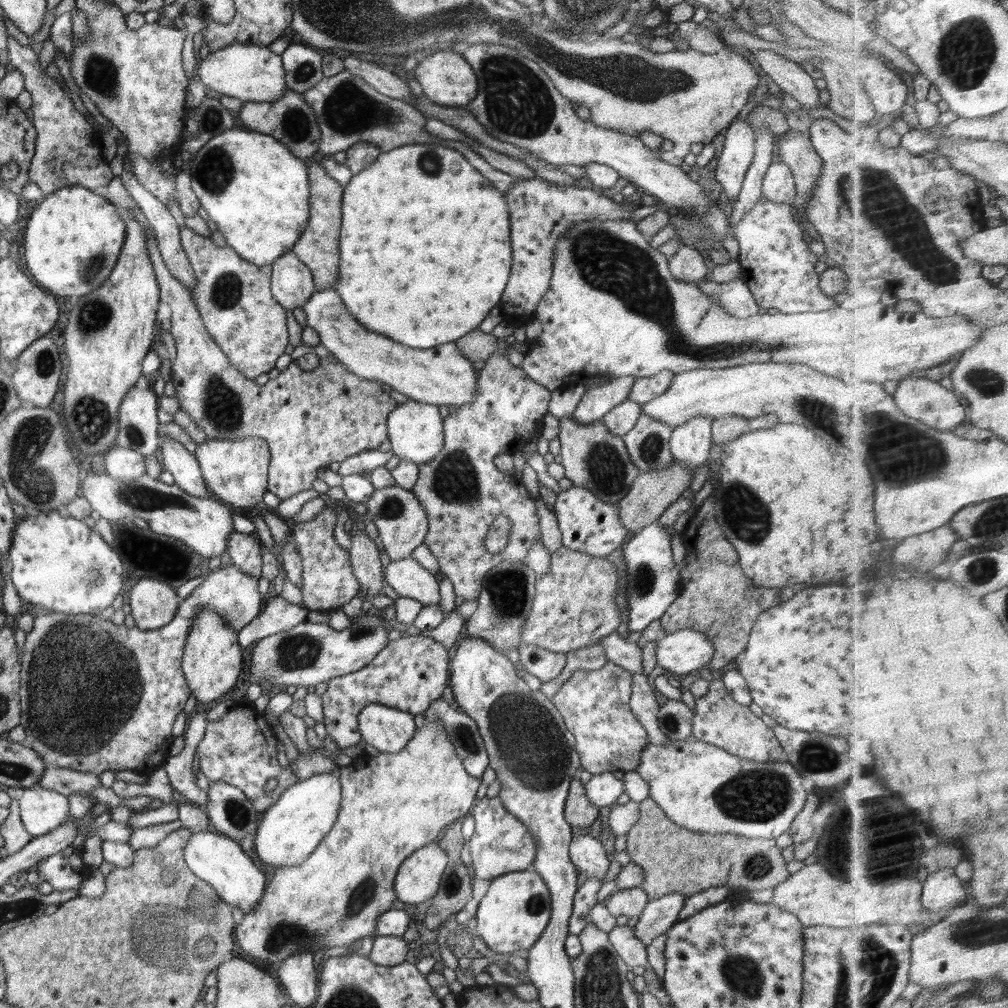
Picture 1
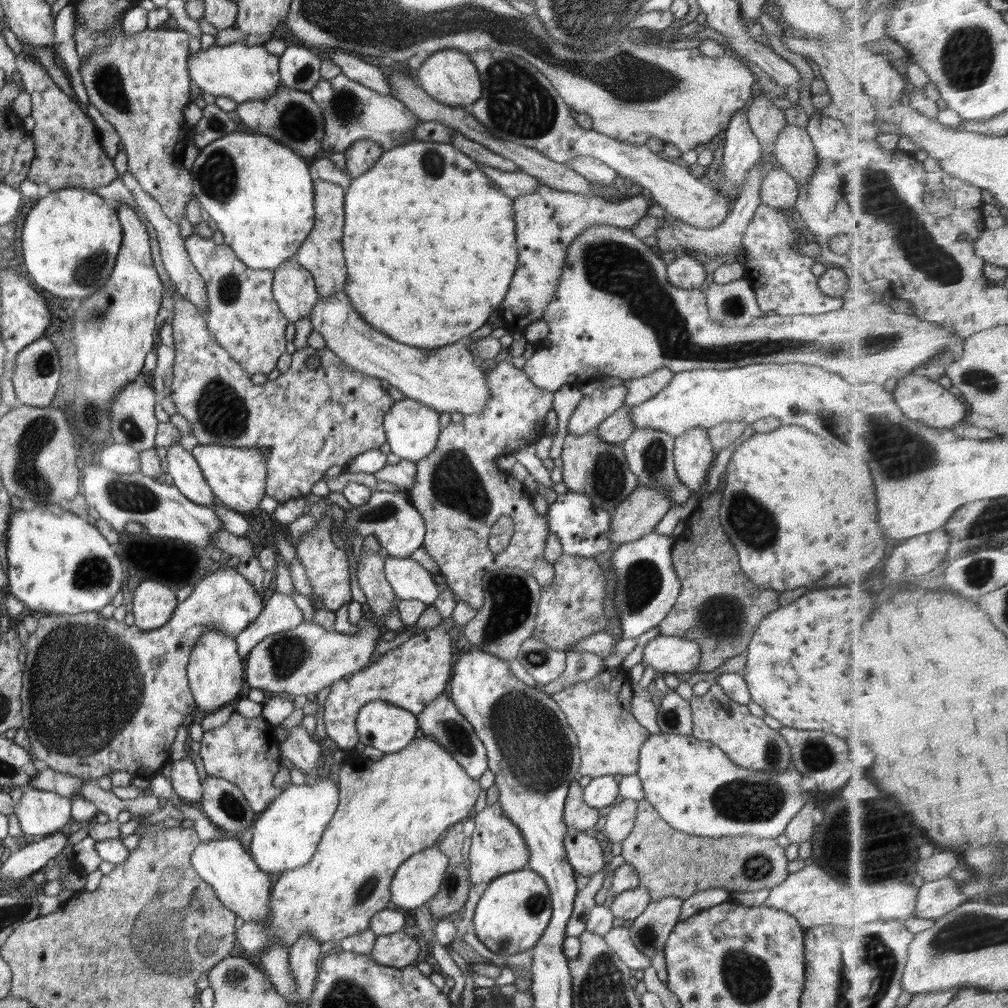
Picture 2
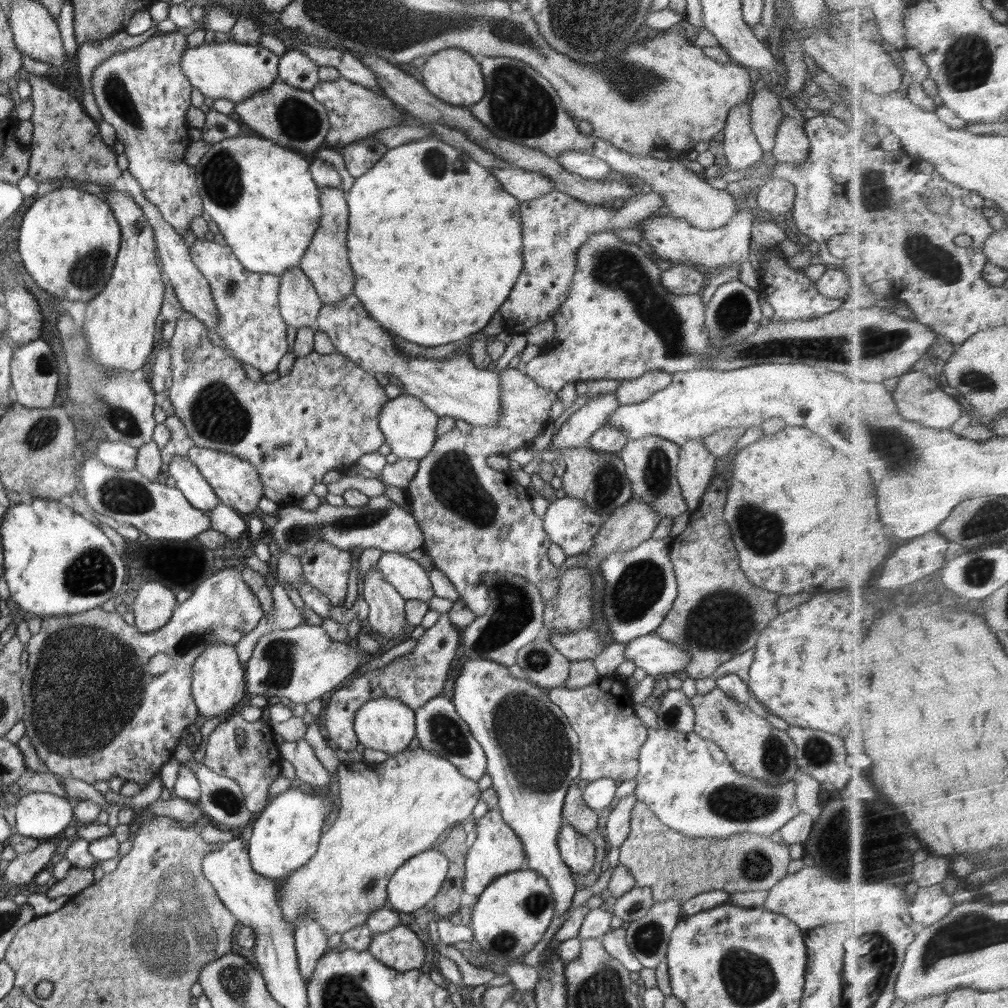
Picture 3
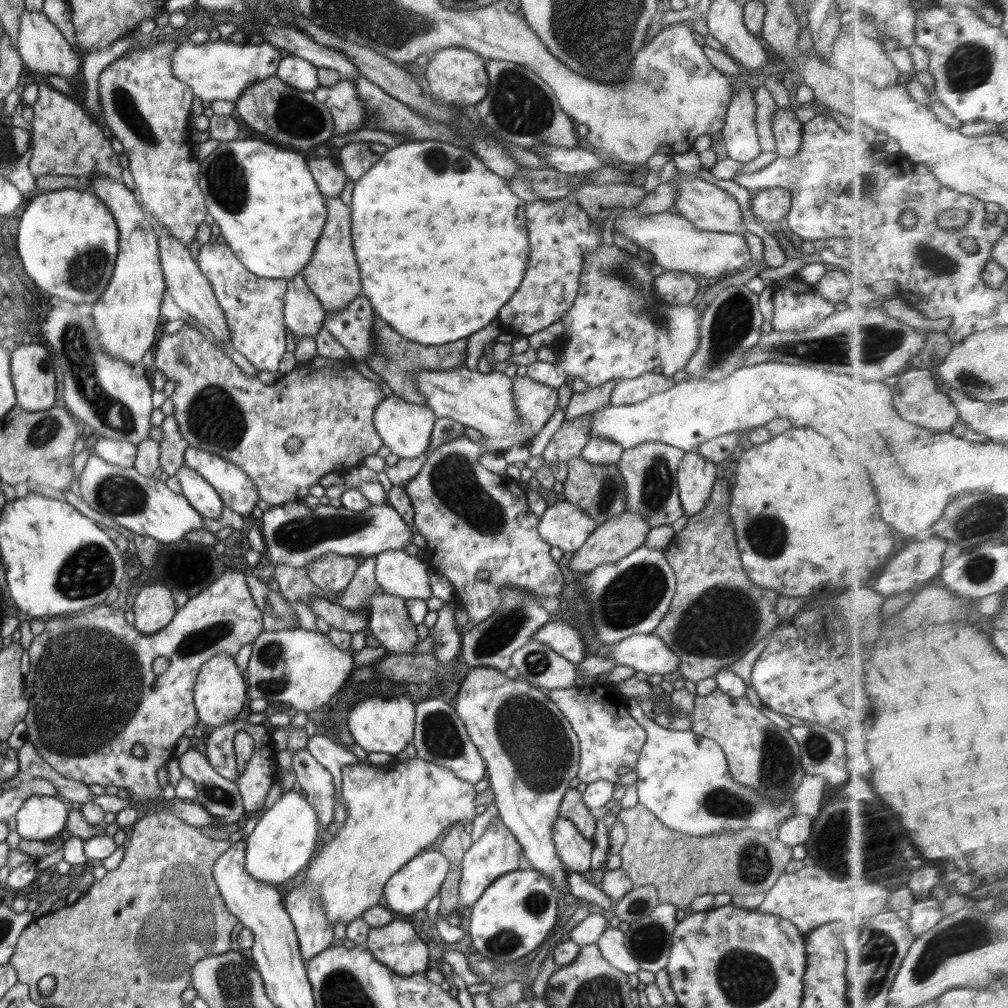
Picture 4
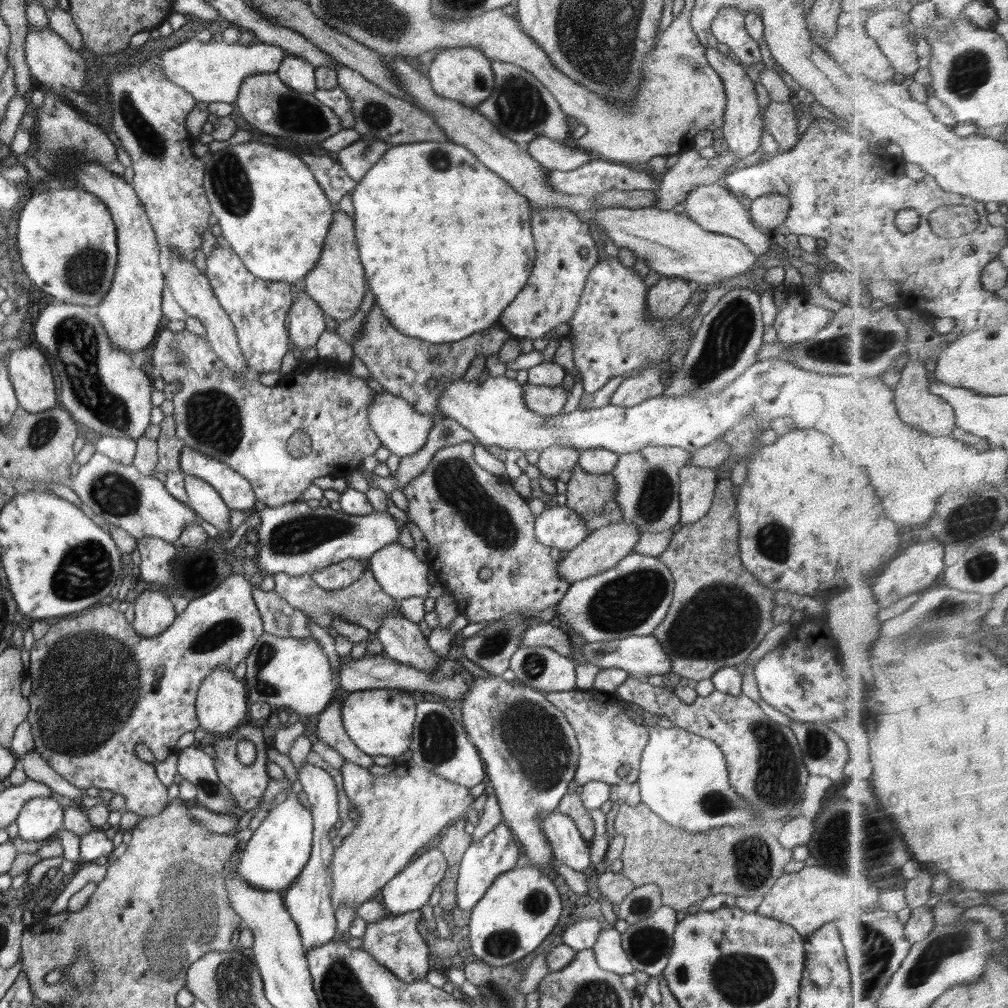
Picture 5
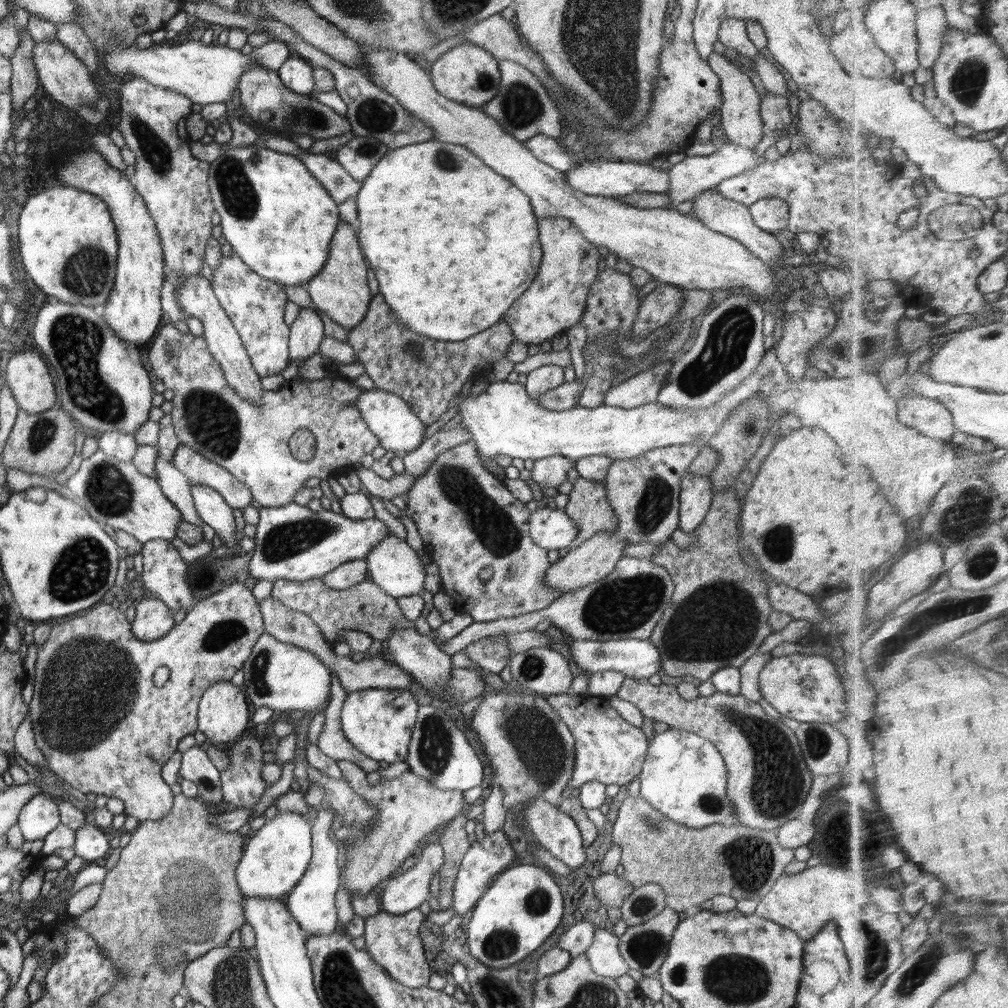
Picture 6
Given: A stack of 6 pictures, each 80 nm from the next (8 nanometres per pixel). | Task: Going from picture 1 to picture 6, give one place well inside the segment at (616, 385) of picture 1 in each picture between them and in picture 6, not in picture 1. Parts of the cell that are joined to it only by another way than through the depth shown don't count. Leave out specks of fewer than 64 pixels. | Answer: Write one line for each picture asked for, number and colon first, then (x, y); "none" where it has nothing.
2: (593, 409)
3: (580, 426)
4: (568, 441)
5: (553, 461)
6: (551, 471)

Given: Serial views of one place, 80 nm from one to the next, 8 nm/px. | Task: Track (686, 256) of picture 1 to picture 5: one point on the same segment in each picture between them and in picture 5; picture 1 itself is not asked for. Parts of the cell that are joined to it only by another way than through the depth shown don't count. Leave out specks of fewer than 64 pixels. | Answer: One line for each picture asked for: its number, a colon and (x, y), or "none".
2: (686, 272)
3: (679, 278)
4: (673, 287)
5: (666, 298)

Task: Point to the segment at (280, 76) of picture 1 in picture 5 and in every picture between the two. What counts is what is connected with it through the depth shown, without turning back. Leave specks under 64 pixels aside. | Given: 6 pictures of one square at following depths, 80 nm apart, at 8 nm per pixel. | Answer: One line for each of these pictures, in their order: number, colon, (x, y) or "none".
2: (241, 73)
3: (232, 71)
4: (215, 71)
5: (211, 72)

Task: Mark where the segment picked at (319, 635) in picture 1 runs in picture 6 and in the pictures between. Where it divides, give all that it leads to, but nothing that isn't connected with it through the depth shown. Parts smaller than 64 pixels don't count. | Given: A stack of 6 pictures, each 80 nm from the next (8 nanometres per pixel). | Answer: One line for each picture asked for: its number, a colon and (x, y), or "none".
2: (308, 658)
3: (301, 664)
4: (304, 669)
5: (282, 671)
6: (281, 676)

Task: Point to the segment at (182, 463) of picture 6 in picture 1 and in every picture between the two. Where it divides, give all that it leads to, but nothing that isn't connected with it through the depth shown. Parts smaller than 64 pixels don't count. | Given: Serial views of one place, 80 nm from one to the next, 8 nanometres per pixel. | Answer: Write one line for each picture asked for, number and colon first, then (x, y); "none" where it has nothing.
1: (235, 471)
2: (237, 477)
3: (235, 481)
4: (237, 490)
5: (235, 490)

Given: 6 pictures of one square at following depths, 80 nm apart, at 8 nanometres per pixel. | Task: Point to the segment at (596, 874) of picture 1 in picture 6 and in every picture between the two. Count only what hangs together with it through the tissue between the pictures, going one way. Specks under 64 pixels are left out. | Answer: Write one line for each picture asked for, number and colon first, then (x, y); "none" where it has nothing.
2: (583, 851)
3: (577, 850)
4: (574, 850)
5: (567, 844)
6: (556, 832)

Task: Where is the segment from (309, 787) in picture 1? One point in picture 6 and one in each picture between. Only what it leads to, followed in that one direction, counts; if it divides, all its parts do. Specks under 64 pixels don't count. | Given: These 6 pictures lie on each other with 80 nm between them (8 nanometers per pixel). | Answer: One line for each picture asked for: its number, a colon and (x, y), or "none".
2: (285, 836)
3: (285, 835)
4: (280, 847)
5: (272, 859)
6: (273, 860)

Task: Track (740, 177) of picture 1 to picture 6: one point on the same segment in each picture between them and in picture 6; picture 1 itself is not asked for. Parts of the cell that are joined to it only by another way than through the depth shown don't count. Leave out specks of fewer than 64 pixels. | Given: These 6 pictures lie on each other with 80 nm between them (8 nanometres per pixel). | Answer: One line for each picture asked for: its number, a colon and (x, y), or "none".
2: (742, 150)
3: (741, 148)
4: (740, 137)
5: (742, 129)
6: (740, 119)

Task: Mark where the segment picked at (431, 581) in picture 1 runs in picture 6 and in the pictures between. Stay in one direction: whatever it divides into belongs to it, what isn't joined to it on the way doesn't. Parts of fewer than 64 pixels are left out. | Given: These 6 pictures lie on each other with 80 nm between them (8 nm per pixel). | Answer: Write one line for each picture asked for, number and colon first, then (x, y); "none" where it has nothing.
2: (408, 579)
3: (411, 581)
4: (405, 576)
5: (400, 574)
6: (393, 566)

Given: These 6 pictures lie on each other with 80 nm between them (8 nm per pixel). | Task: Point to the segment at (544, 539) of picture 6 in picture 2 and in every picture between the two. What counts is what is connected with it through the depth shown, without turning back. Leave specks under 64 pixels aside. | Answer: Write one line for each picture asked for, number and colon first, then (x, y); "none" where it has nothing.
2: (583, 529)
3: (570, 523)
4: (564, 525)
5: (560, 527)

